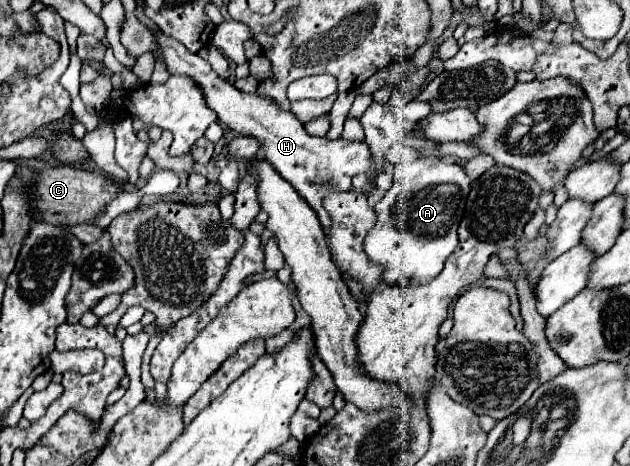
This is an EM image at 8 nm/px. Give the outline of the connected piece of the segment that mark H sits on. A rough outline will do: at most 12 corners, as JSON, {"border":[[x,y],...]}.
{"border":[[156,36],[170,74],[202,86],[226,128],[316,210],[330,190],[372,174],[366,142],[310,136],[272,98],[222,80],[198,54]]}

